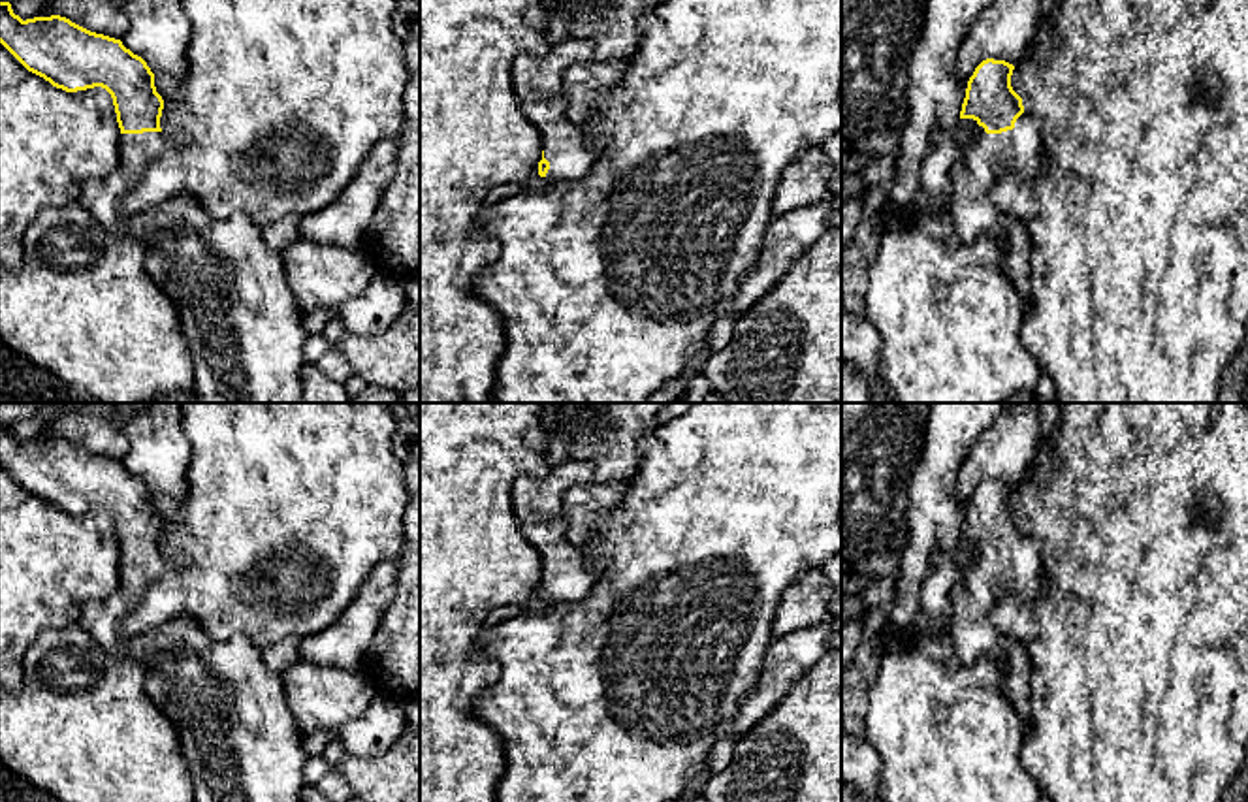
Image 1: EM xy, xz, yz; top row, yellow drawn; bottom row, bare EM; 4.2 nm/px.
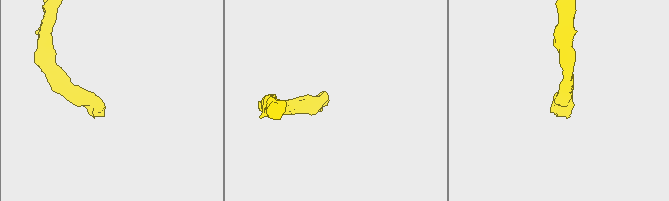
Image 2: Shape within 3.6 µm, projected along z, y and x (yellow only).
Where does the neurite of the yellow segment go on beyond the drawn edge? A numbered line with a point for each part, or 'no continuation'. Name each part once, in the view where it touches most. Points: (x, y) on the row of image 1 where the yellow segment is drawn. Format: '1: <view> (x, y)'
1: yz (985, 157)

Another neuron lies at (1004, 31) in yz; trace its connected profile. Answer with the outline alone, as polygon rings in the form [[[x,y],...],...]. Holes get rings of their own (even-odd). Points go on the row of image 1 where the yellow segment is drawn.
[[[996,0],[973,21],[958,51],[956,79],[968,83],[986,58],[1016,66],[1028,53],[1041,19],[1039,0]]]

